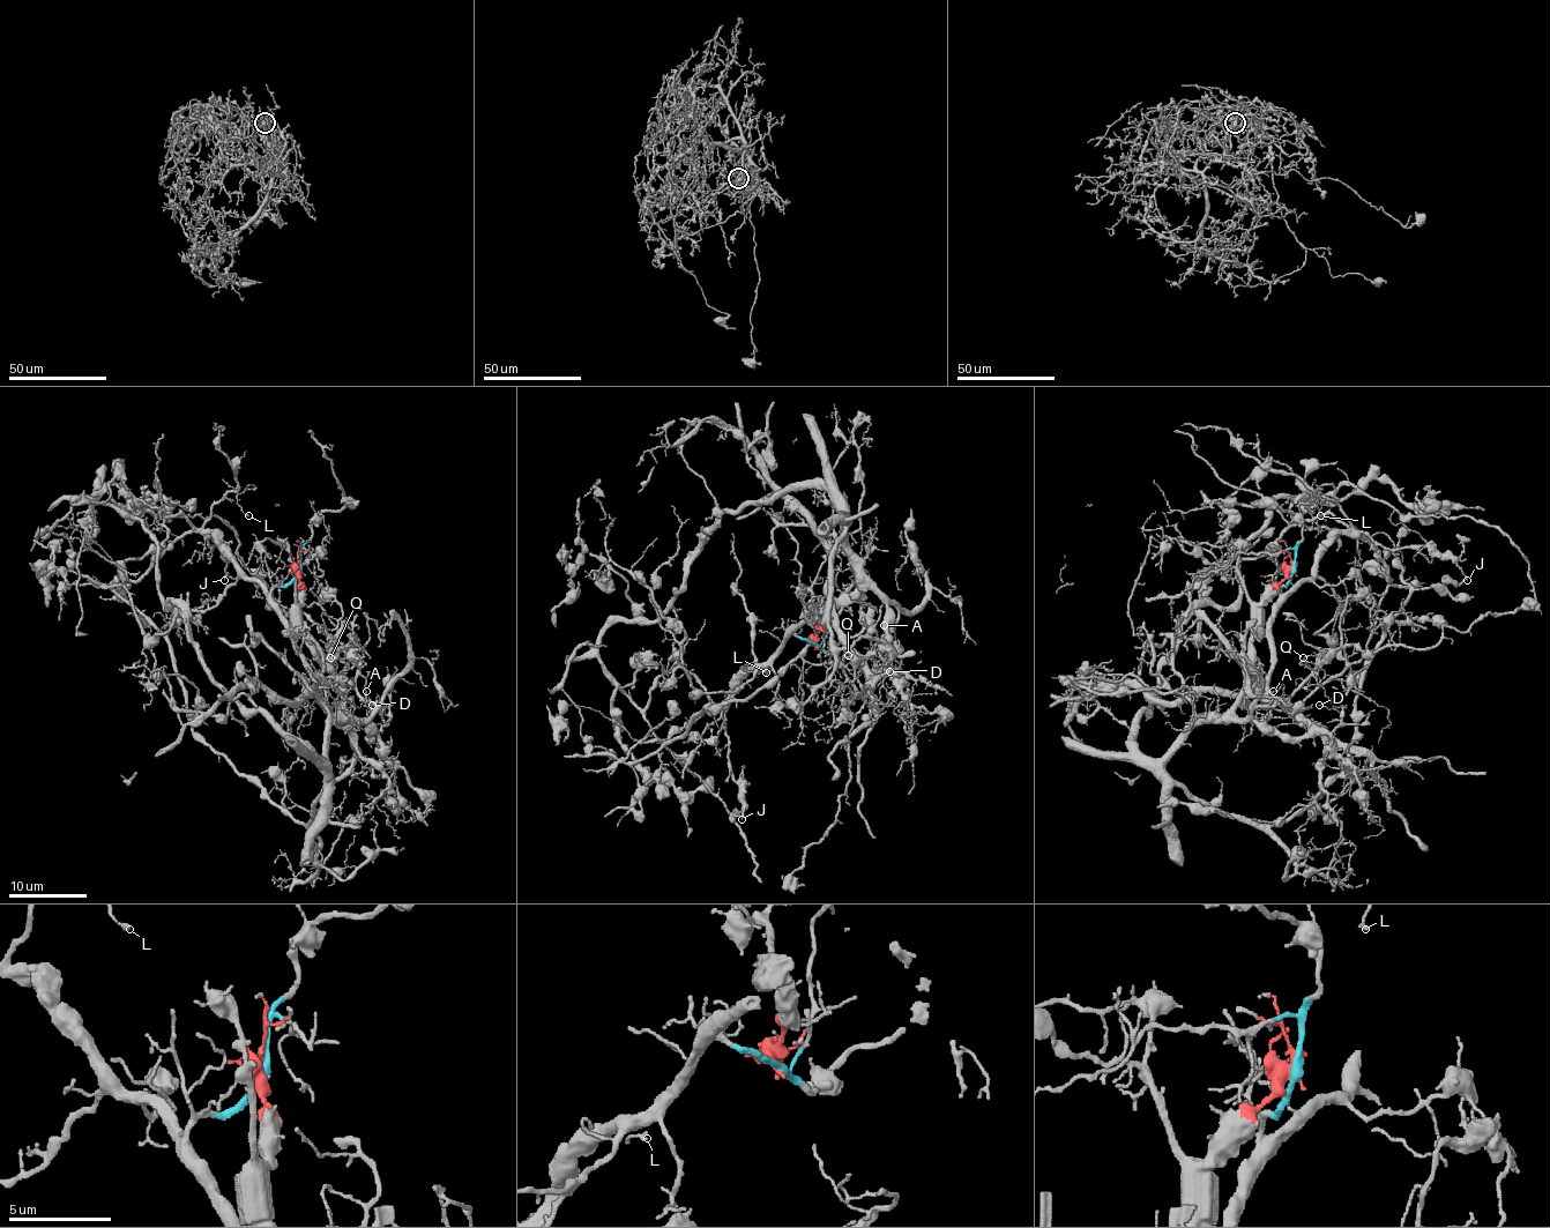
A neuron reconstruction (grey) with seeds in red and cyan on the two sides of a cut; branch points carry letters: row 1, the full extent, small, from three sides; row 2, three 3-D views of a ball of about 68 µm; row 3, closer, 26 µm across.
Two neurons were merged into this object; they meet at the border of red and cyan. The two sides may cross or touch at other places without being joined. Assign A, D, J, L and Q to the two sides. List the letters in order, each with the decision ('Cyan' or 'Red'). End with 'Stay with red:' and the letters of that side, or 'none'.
A: Red
D: Red
J: Cyan
L: Cyan
Q: Red
Stay with red: A, D, Q

